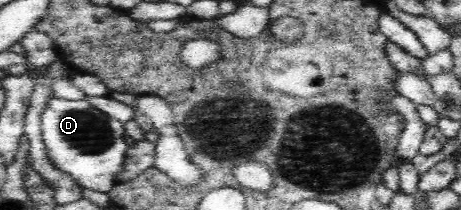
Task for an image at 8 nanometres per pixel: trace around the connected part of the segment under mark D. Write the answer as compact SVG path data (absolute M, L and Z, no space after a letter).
M49 98L41 115L41 136L44 144L44 157L57 172L62 172L76 181L81 187L107 193L114 185L114 176L120 171L127 142L123 139L124 128L121 122L95 110L84 98L75 101Z

